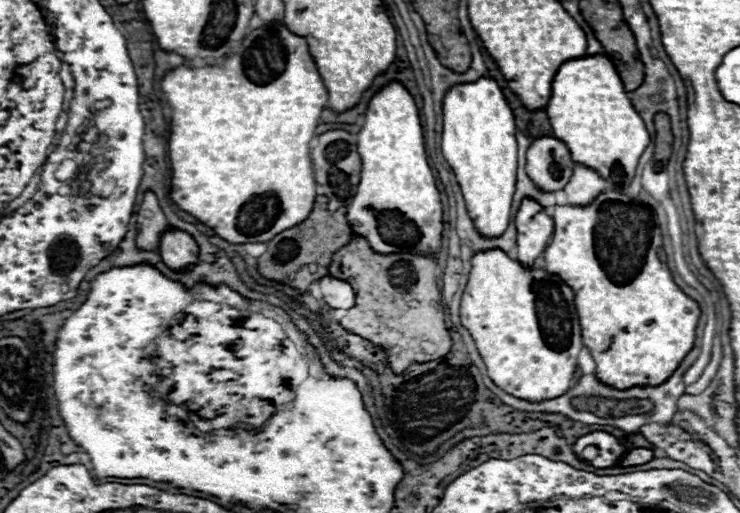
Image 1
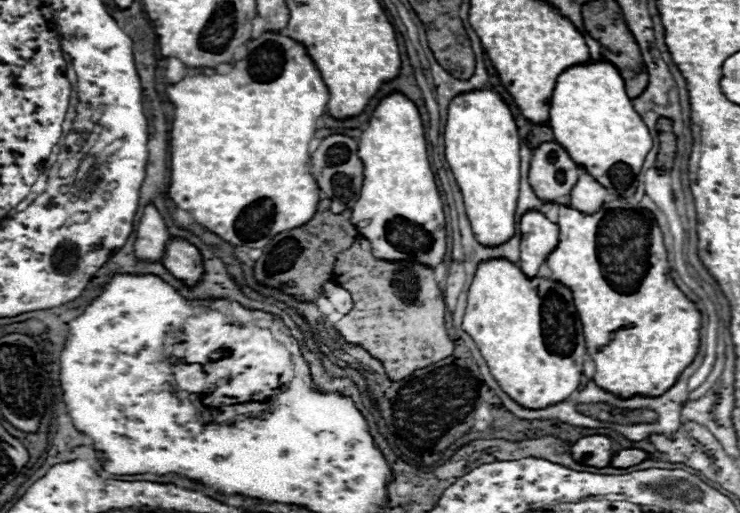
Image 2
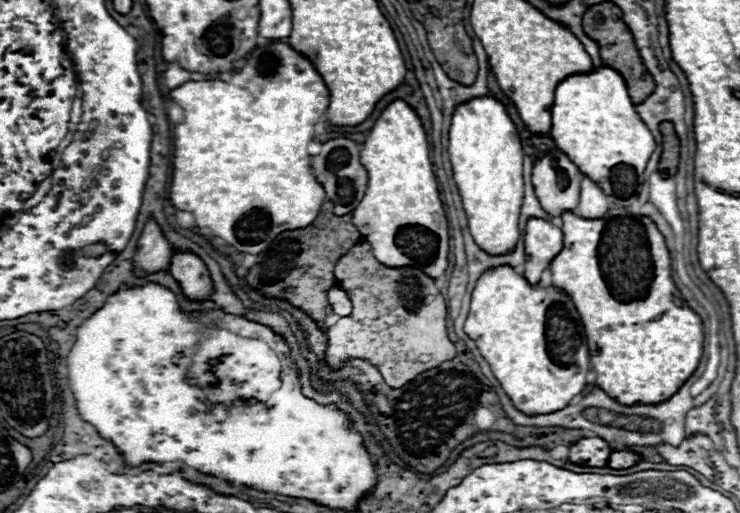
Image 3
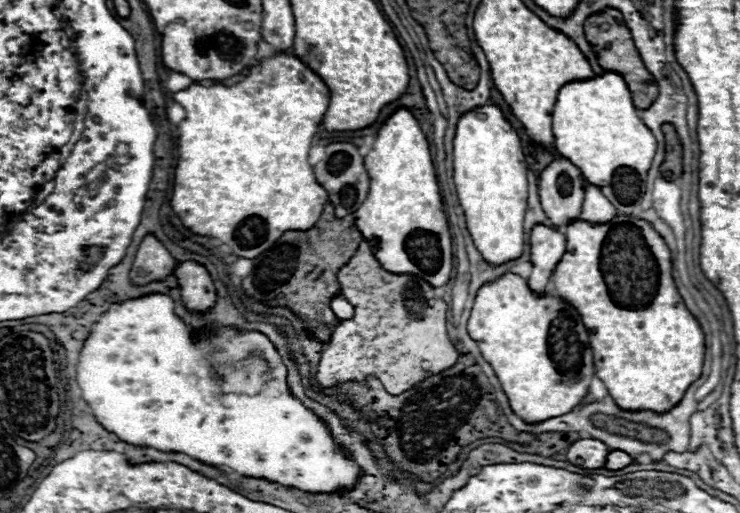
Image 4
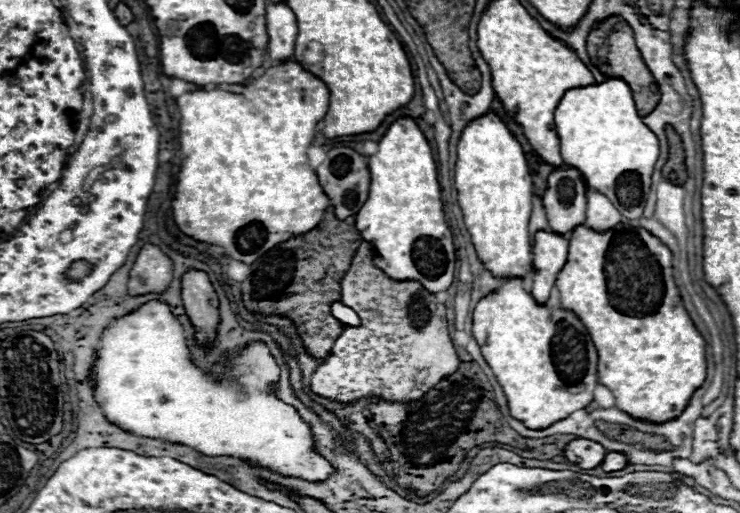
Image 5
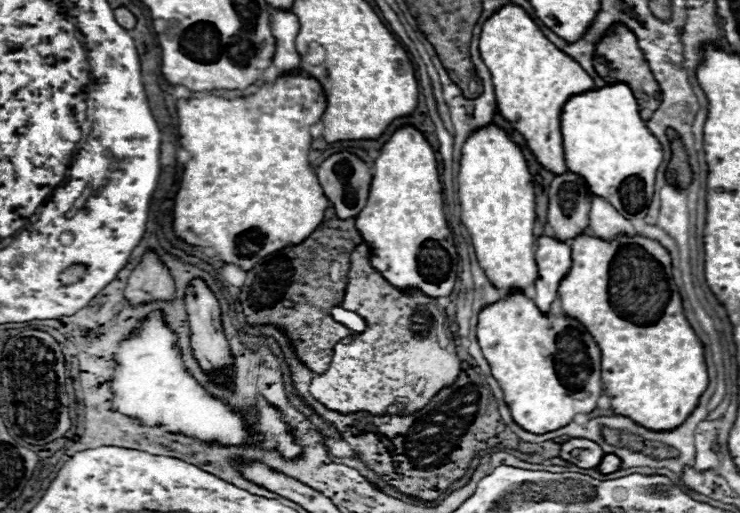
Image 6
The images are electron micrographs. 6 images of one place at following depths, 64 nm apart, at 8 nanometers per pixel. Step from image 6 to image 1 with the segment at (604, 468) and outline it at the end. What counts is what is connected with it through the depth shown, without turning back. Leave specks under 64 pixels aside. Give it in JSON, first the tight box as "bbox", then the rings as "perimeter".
{"bbox":[620,448,654,466],"perimeter":[[[634,448],[634,450],[628,450],[624,454],[624,460],[620,462],[620,466],[640,466],[640,464],[646,464],[654,458],[654,450],[650,448]]]}

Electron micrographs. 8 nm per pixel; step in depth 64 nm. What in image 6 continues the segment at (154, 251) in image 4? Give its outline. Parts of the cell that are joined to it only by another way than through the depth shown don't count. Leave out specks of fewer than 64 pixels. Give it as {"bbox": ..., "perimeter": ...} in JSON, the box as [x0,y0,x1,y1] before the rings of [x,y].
{"bbox":[124,250,174,304],"perimeter":[[[148,250],[140,264],[132,270],[124,296],[132,304],[142,304],[150,300],[172,300],[174,298],[174,280],[170,270],[160,262],[158,254]]]}

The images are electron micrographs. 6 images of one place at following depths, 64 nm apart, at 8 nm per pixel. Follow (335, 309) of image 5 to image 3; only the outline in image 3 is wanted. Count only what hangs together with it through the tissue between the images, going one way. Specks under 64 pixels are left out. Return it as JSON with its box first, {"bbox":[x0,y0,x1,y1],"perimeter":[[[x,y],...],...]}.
{"bbox":[328,286,352,316],"perimeter":[[[332,286],[332,290],[328,290],[328,302],[332,304],[334,312],[340,316],[348,316],[352,312],[352,302],[350,302],[348,294],[344,290],[340,290],[338,286]]]}

